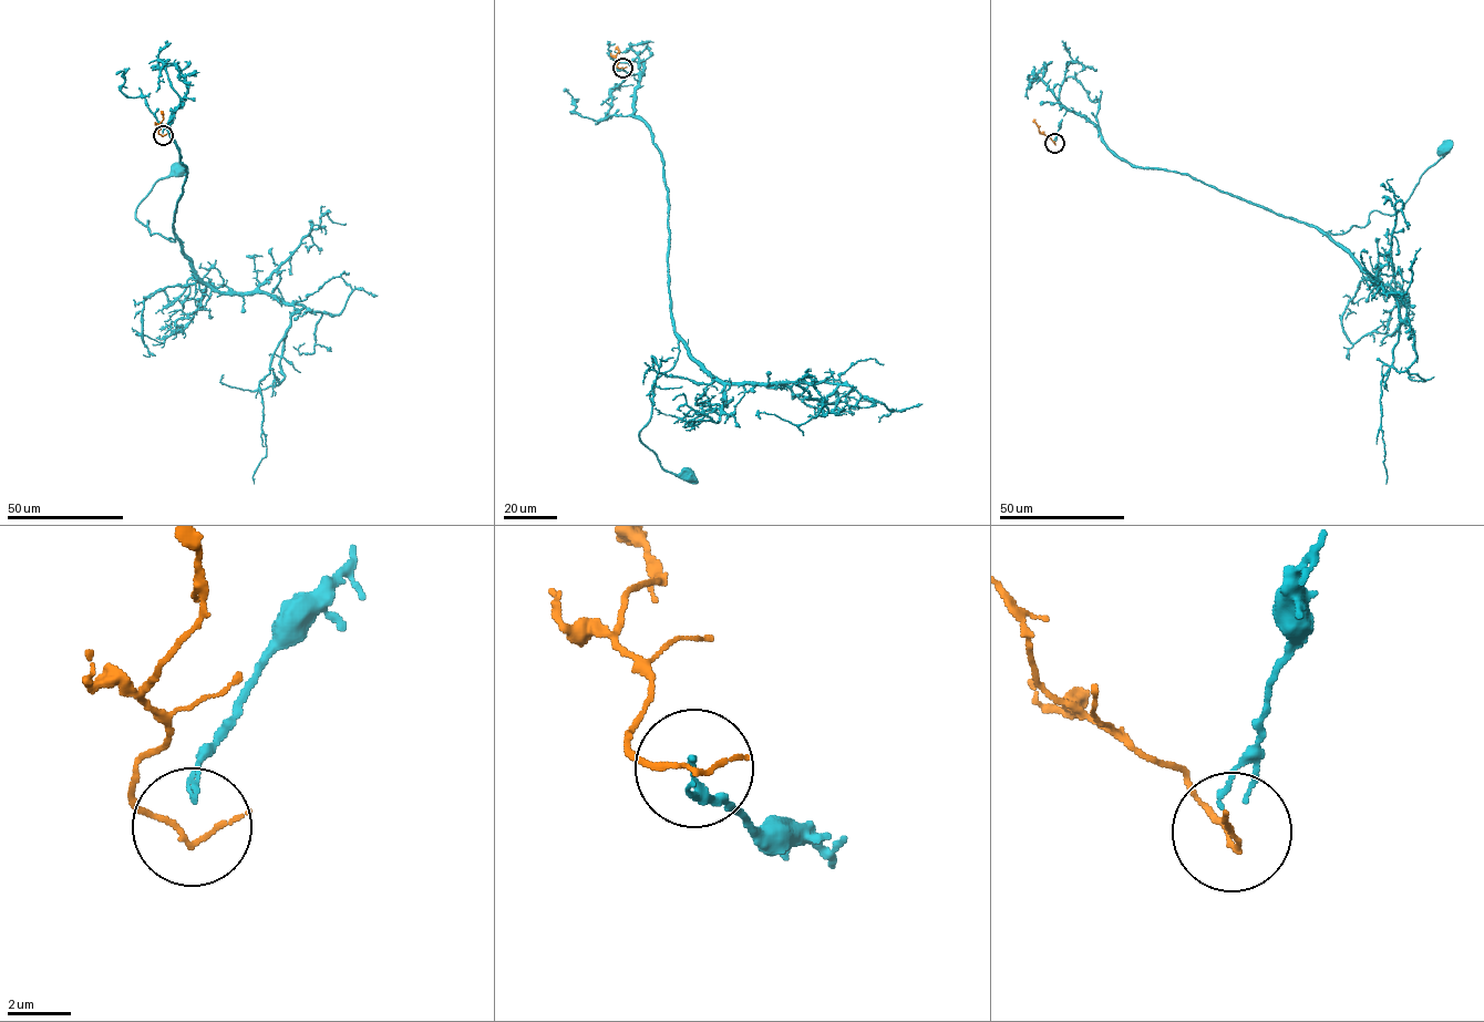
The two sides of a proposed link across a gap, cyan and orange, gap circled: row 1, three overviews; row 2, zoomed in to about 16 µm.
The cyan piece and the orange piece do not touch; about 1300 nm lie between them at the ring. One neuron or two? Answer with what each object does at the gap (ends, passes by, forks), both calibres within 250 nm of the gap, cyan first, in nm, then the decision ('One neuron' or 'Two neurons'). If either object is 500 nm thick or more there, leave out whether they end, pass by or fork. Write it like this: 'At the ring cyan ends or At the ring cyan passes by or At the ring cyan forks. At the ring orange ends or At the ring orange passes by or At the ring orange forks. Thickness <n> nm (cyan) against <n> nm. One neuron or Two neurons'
At the ring cyan ends. At the ring orange passes by. Thickness 160 nm (cyan) against 130 nm. Two neurons

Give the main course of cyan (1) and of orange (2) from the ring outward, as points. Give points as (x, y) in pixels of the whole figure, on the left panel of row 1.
1: (163, 133), (178, 107), (169, 134), (186, 174), (173, 241), (151, 235), (135, 212), (158, 179), (181, 172)
2: (162, 135), (158, 132), (163, 120), (161, 111)

